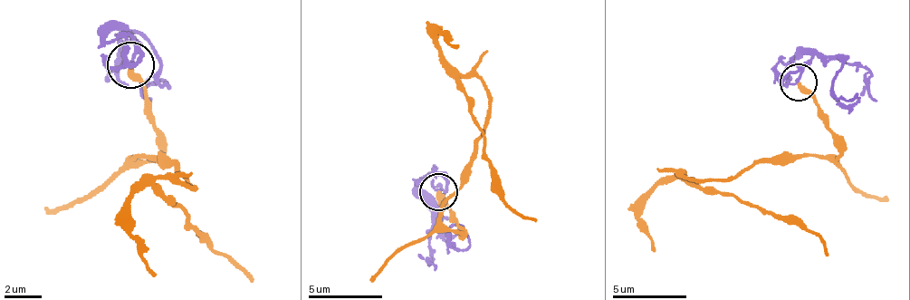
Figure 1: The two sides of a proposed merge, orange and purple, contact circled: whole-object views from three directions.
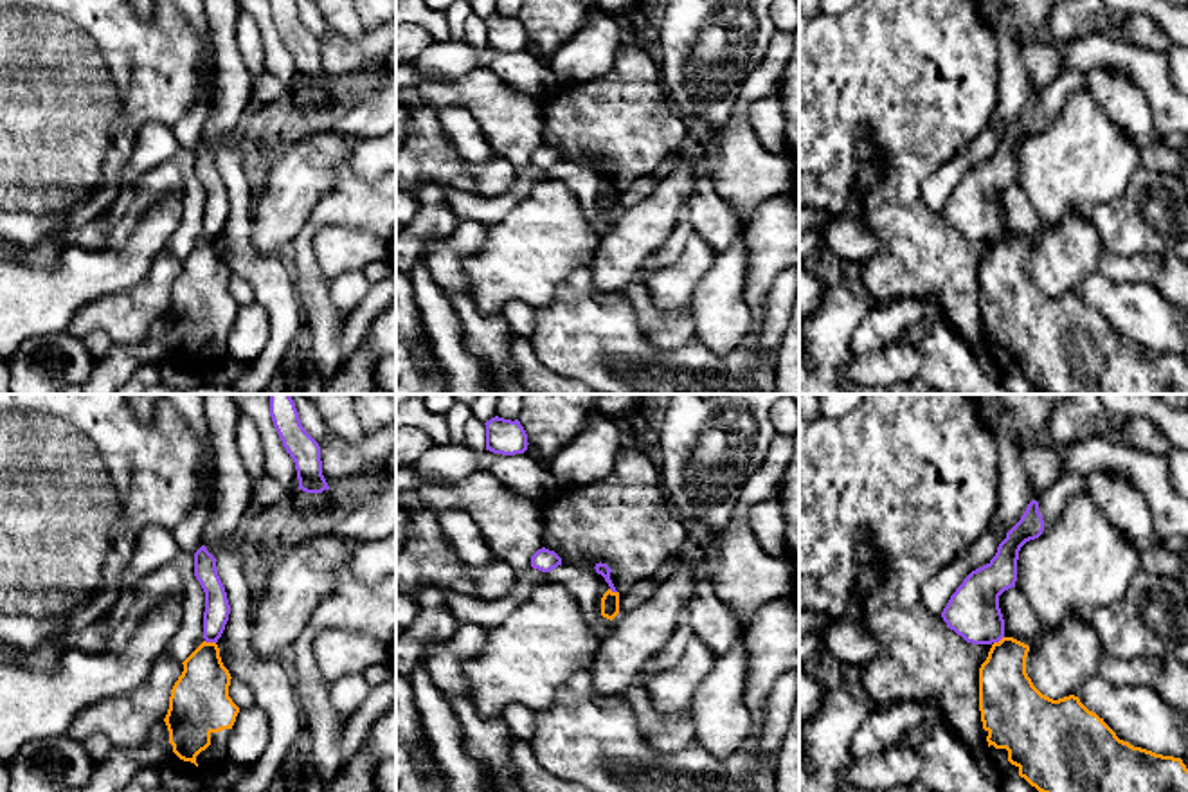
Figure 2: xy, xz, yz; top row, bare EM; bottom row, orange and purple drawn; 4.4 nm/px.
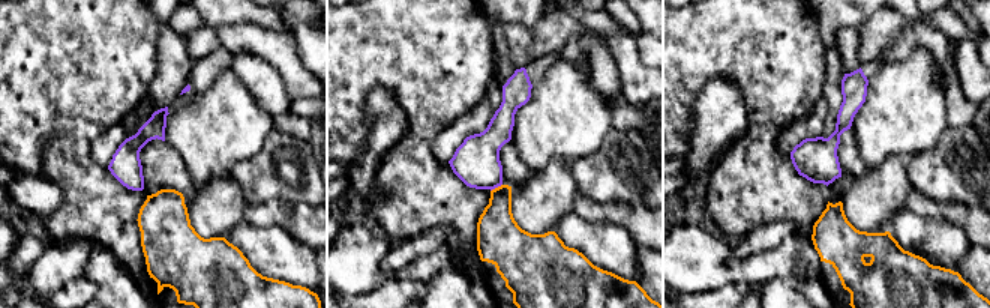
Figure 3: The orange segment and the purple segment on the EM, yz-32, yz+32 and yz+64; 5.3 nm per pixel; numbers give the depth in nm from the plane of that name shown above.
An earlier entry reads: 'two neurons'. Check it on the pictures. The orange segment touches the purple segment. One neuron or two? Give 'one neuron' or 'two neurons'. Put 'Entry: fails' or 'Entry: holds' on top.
Entry: holds
two neurons

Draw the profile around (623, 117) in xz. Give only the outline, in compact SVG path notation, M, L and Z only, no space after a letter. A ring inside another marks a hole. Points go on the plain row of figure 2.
M623 43L607 74L562 85L542 108L544 144L589 167L607 160L617 189L653 175L688 135L666 101L655 50L637 45Z

